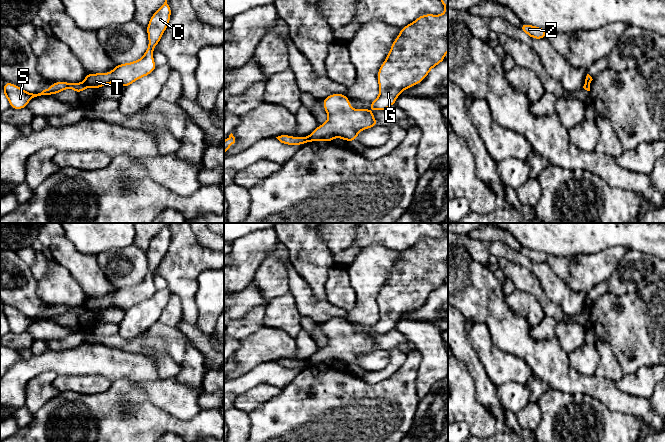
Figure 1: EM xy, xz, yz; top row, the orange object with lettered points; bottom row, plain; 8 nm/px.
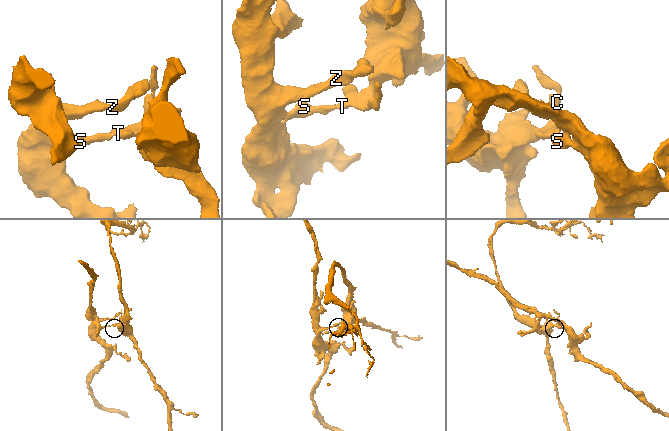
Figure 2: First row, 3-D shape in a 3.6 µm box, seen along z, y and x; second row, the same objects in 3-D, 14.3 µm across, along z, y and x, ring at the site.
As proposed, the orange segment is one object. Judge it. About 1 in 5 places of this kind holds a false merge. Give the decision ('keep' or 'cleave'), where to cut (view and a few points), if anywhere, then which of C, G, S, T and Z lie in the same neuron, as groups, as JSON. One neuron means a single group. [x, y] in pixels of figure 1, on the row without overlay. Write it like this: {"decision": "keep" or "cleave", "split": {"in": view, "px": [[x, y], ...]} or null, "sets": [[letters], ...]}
{"decision": "cleave", "split": {"in": "xz", "px": [[307, 360], [308, 365]]}, "sets": [["C", "G", "T"], ["S", "Z"]]}

